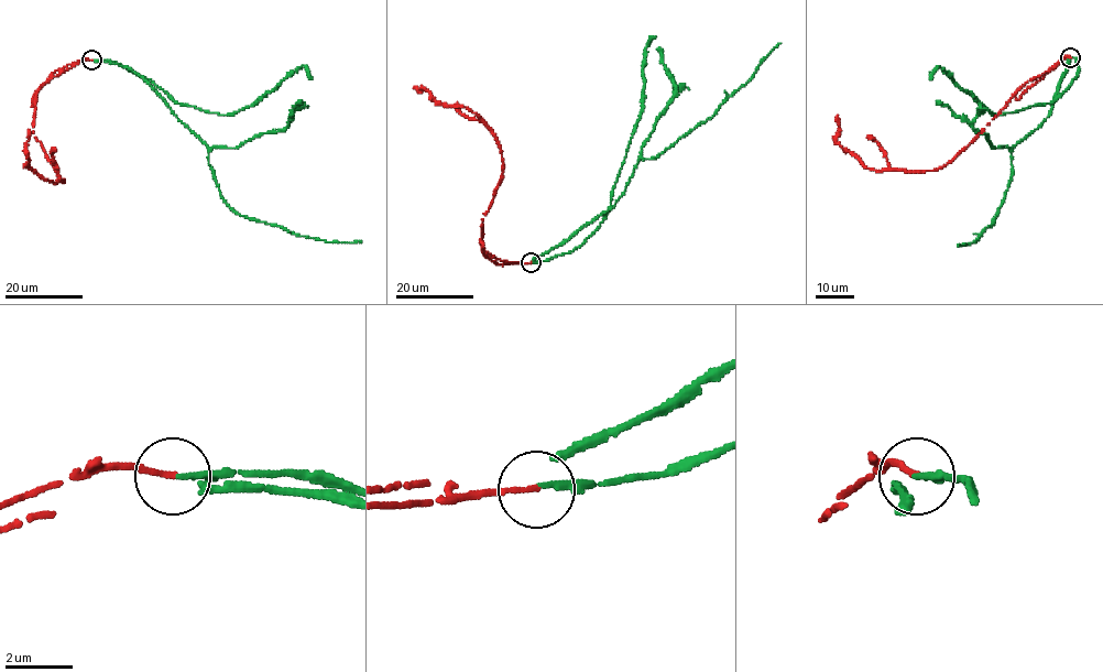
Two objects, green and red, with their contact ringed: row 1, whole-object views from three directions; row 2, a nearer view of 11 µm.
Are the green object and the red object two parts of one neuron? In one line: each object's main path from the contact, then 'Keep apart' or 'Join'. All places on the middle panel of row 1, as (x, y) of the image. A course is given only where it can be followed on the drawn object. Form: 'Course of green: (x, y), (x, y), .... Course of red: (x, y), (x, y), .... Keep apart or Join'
Course of green: (532, 261), (607, 212), (622, 195), (640, 160), (658, 156), (707, 121), (721, 104), (747, 82), (779, 43). Course of red: (532, 262), (498, 263), (482, 247), (482, 218), (503, 166), (495, 134), (468, 109), (441, 105), (414, 88). Join

